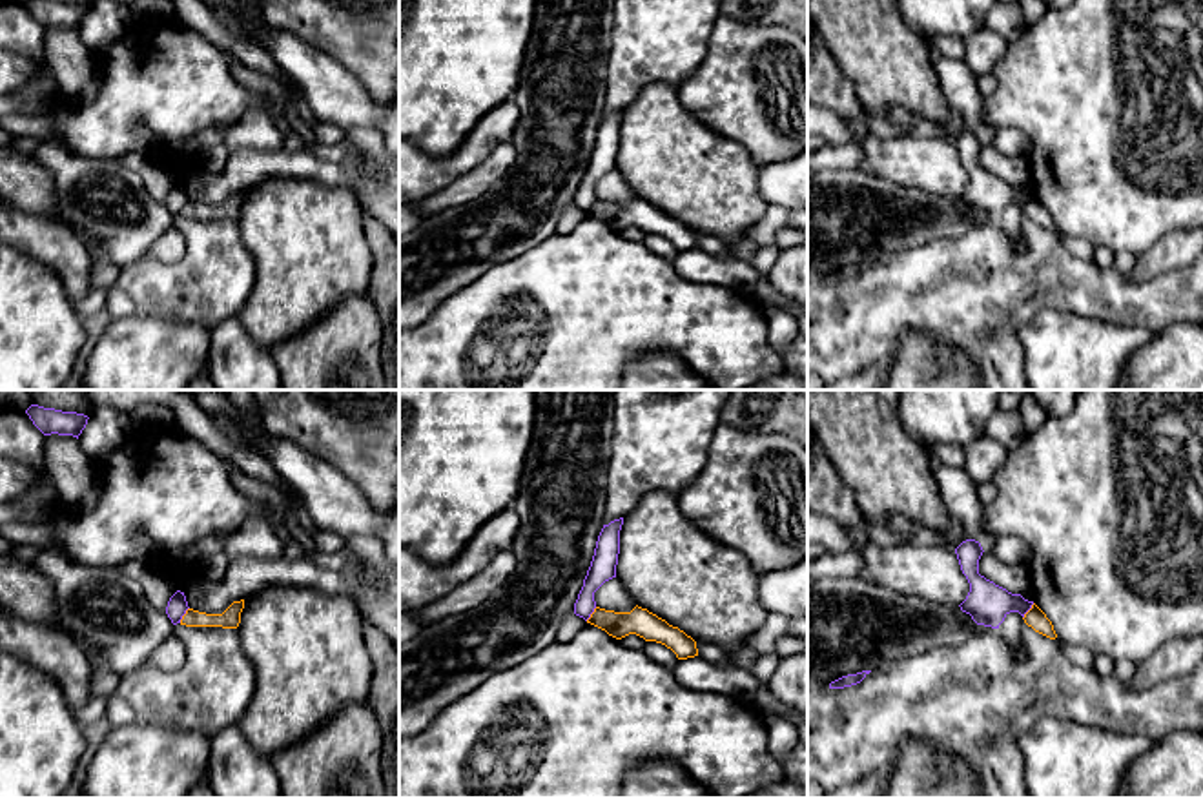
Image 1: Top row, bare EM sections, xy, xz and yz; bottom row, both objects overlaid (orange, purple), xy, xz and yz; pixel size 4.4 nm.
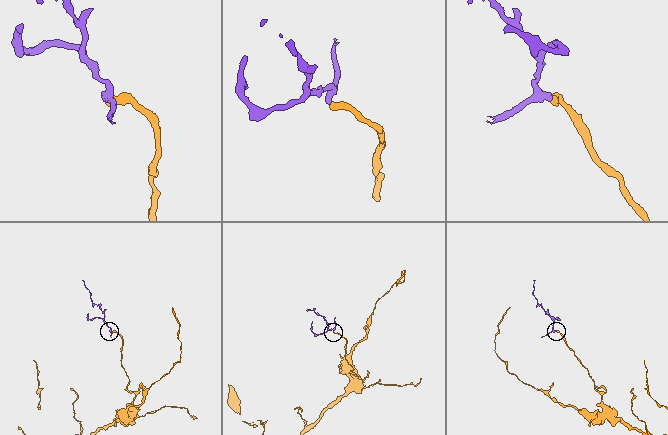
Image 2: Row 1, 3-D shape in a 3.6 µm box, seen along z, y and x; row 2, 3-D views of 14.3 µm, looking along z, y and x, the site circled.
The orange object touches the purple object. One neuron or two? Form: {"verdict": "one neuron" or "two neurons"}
{"verdict": "two neurons"}

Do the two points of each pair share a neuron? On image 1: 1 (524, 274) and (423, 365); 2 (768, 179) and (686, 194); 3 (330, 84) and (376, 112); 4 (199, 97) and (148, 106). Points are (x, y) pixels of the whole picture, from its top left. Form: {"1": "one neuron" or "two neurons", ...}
{"1": "one neuron", "2": "two neurons", "3": "one neuron", "4": "one neuron"}

